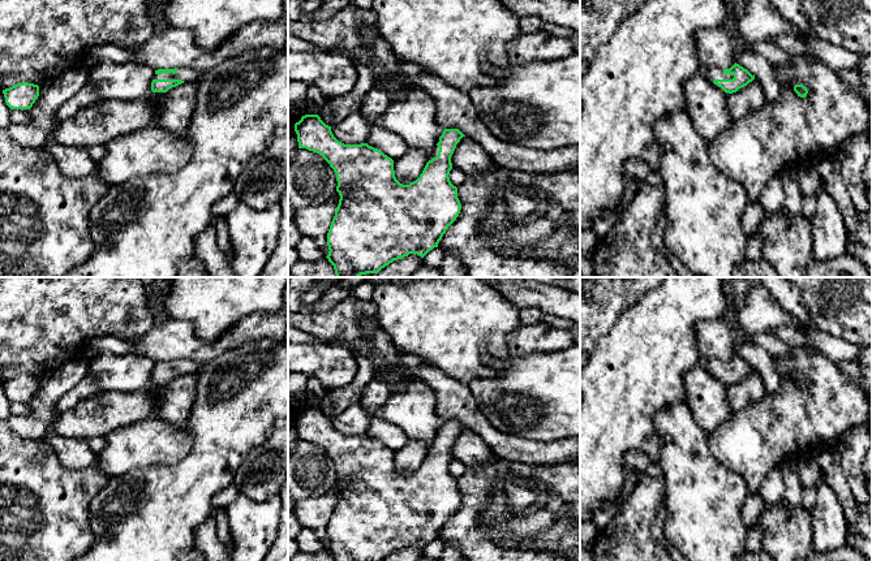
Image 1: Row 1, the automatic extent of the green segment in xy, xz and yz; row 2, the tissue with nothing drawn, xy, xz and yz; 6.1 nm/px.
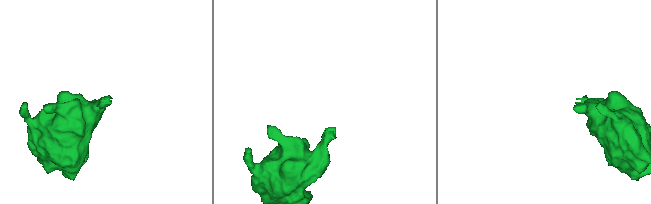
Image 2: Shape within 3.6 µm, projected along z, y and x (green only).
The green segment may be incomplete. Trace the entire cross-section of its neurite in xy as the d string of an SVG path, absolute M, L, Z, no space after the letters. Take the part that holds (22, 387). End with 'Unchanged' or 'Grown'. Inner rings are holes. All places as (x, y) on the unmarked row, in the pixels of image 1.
M22 374L3 381L3 385L10 401L30 401L39 388L39 377Z. Unchanged

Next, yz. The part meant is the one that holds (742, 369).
M736 354L730 361L712 358L700 362L708 372L721 379L726 385L736 384L755 371L755 367Z. Grown

